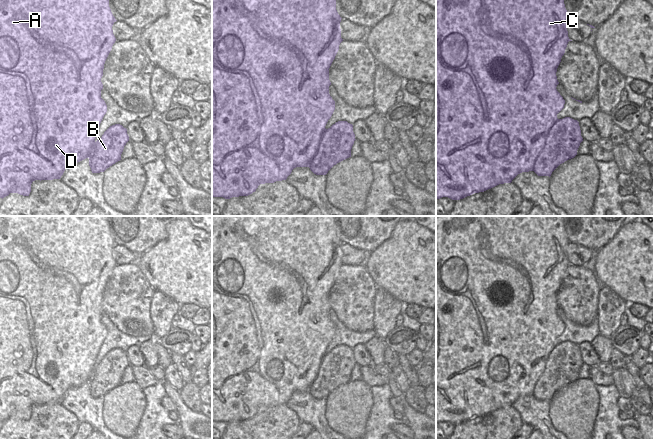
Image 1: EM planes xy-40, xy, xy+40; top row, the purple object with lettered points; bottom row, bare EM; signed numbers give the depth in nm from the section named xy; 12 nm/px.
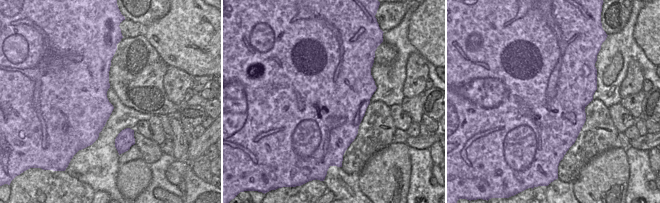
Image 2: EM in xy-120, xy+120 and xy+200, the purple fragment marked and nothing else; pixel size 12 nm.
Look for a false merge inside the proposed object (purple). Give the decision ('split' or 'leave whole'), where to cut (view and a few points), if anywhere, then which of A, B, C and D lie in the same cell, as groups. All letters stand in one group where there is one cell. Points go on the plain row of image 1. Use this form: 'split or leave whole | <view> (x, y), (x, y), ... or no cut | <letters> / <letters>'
split | xy+40 (579, 366), (565, 354), (553, 366), (548, 361), (533, 394) | A C D / B

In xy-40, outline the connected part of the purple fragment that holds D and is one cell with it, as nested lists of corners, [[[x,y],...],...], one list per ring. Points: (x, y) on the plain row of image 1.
[[[0,216],[0,422],[3,423],[10,417],[29,420],[33,405],[60,403],[69,388],[90,382],[96,367],[96,356],[107,336],[107,329],[101,322],[101,314],[103,313],[101,302],[105,285],[116,265],[112,254],[112,250],[116,245],[109,231],[108,216]]]

